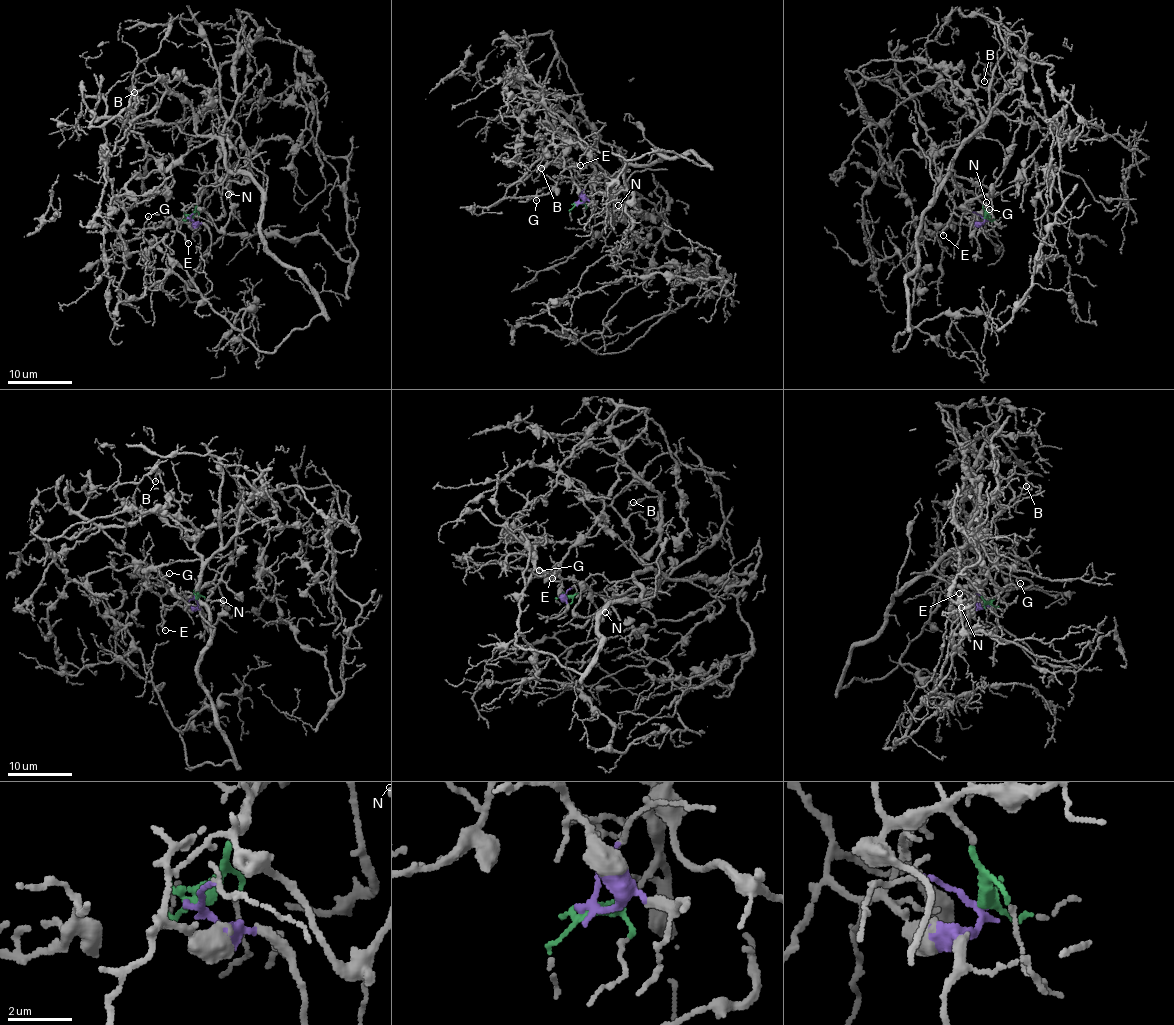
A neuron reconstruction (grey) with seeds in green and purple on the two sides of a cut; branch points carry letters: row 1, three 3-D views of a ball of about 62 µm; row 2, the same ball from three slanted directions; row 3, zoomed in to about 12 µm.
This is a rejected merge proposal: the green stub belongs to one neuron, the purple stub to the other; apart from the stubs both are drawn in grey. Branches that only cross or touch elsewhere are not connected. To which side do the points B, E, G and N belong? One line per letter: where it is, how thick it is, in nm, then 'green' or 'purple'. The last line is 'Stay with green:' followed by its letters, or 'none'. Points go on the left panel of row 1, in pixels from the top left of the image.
B: at (134, 92); 110 nm thick; green
E: at (188, 243); 160 nm thick; purple
G: at (148, 216); 140 nm thick; purple
N: at (228, 194); 120 nm thick; green
Stay with green: B, N

